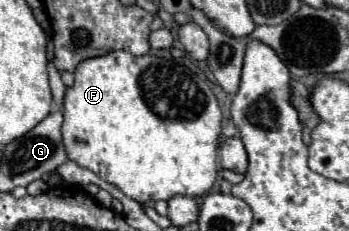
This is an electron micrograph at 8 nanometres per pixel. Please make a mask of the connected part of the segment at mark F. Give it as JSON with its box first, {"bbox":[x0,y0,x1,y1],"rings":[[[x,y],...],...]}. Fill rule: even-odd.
{"bbox":[61,50,221,202],"rings":[[[117,50],[117,52],[109,52],[105,56],[95,56],[93,60],[83,60],[77,68],[75,68],[75,84],[67,88],[65,92],[65,100],[63,100],[63,126],[61,126],[61,136],[63,136],[63,144],[65,144],[65,154],[69,160],[73,160],[75,164],[81,164],[83,168],[89,168],[91,172],[95,172],[97,176],[101,176],[105,182],[117,186],[125,196],[137,200],[137,202],[149,202],[149,200],[169,200],[175,194],[183,194],[183,196],[203,196],[217,178],[217,140],[221,134],[221,108],[217,104],[217,98],[213,94],[213,90],[209,88],[207,80],[195,72],[191,72],[189,68],[185,68],[183,64],[177,64],[175,60],[165,60],[159,56],[133,56],[131,52],[125,50]],[[157,100],[165,100],[165,108],[155,108],[153,104]]]}

